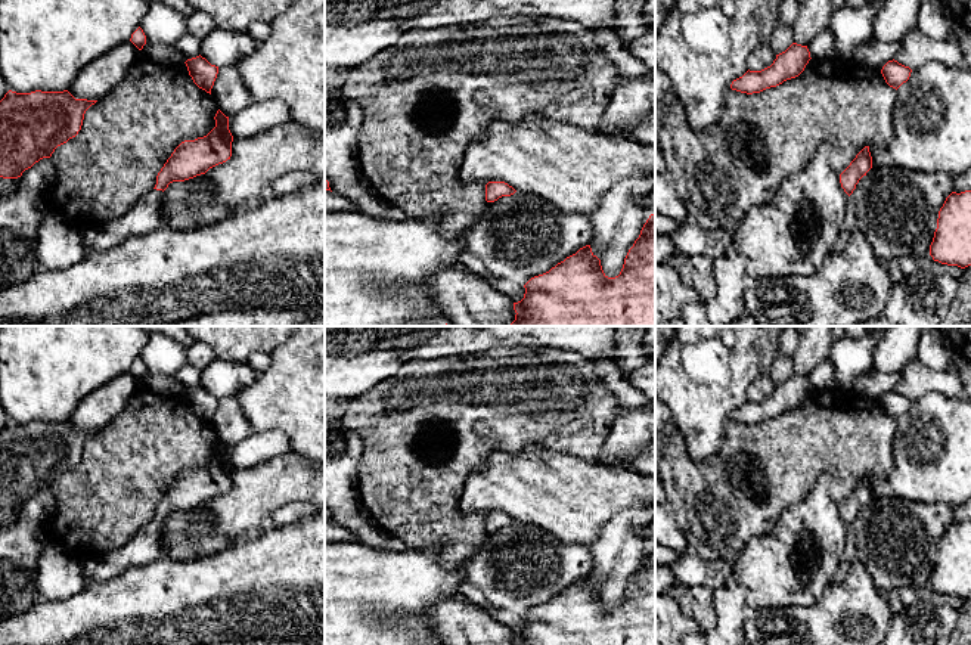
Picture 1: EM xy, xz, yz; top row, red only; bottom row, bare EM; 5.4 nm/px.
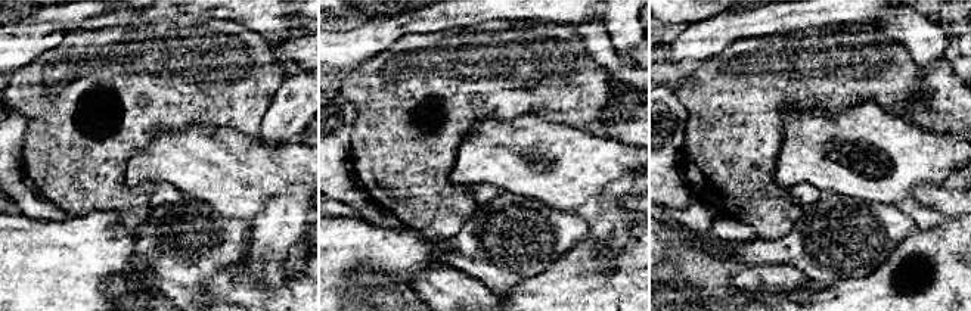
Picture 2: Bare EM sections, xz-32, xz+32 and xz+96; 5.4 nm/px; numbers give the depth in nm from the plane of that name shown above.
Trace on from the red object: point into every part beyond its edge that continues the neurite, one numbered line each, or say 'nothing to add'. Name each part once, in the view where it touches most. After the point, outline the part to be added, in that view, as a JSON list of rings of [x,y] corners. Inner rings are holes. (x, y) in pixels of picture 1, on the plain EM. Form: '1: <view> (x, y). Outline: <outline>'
1: xy (145, 546). Outline: [[[152,520],[136,537],[118,549],[80,562],[86,582],[109,580],[128,567],[142,567],[159,555],[162,521]]]

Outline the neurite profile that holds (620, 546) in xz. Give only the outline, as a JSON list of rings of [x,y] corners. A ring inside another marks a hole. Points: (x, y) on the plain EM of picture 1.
[[[655,506],[629,508],[615,514],[590,545],[590,579],[601,590],[605,607],[620,605],[624,589],[649,549],[640,530],[655,520]]]

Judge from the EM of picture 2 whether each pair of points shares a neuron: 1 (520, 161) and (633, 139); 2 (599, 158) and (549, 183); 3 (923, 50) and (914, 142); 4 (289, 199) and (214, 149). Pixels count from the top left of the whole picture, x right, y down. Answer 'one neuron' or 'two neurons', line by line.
1: one neuron
2: one neuron
3: two neurons
4: two neurons

